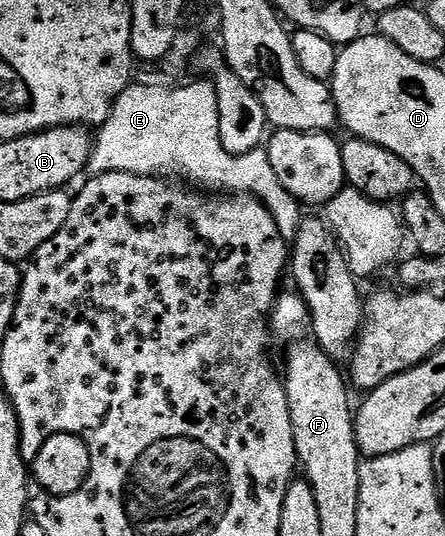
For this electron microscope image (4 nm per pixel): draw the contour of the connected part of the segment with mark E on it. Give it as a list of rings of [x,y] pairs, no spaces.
[[[189,81],[185,87],[177,88],[148,88],[133,83],[117,98],[107,121],[96,132],[87,171],[90,176],[103,173],[160,176],[169,173],[165,171],[178,171],[190,179],[190,184],[206,183],[218,187],[221,193],[253,196],[269,210],[286,241],[292,241],[301,228],[302,204],[275,177],[268,150],[232,155],[223,149],[219,137],[219,97],[209,81]]]

